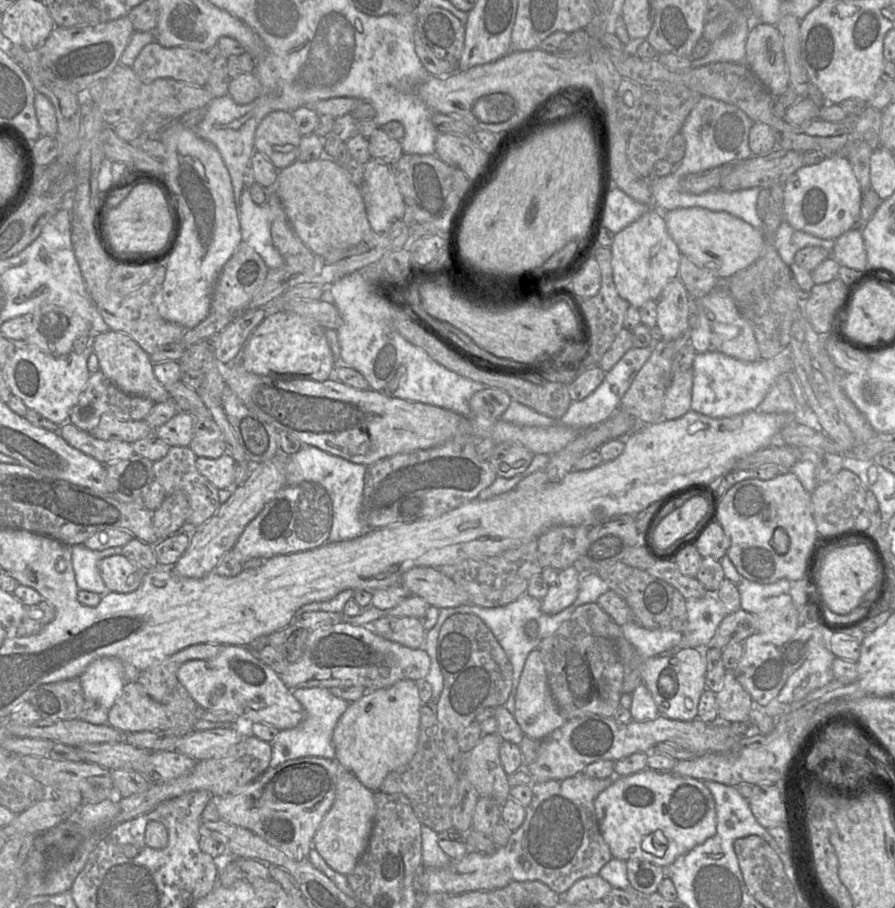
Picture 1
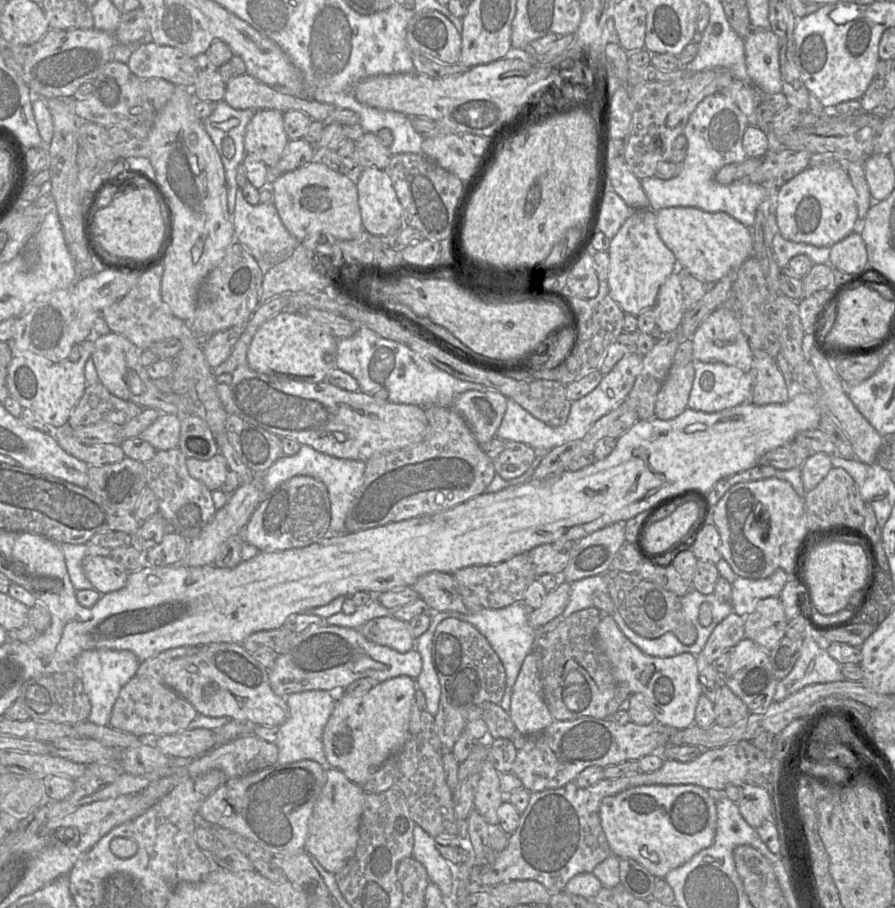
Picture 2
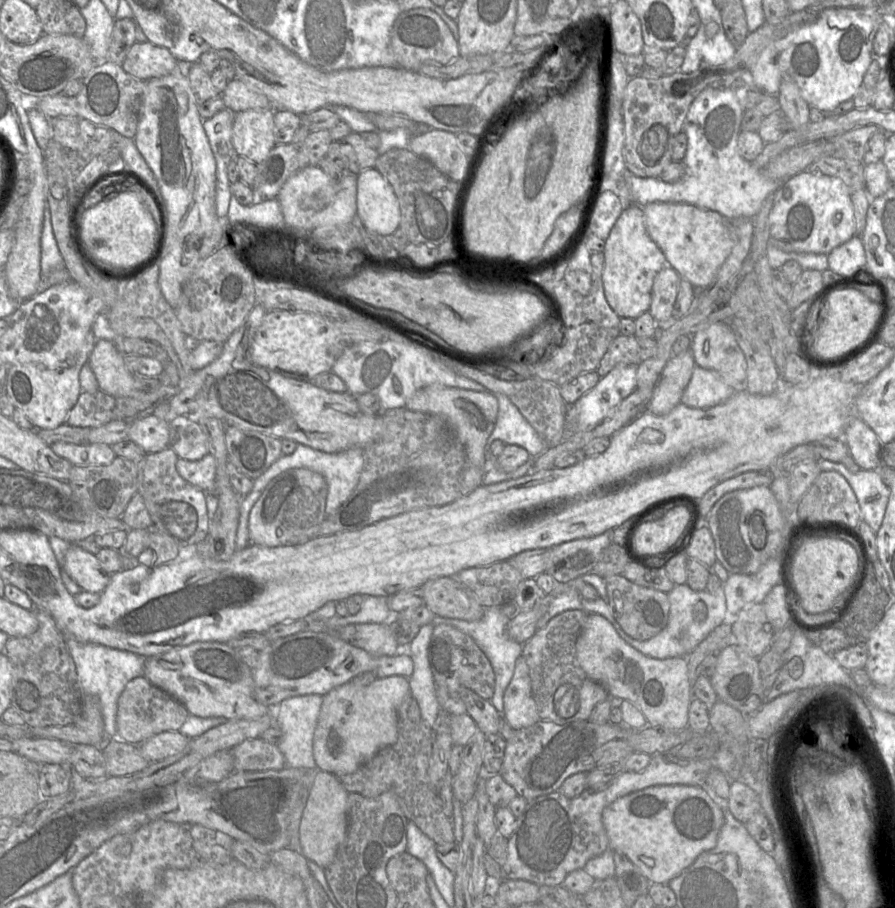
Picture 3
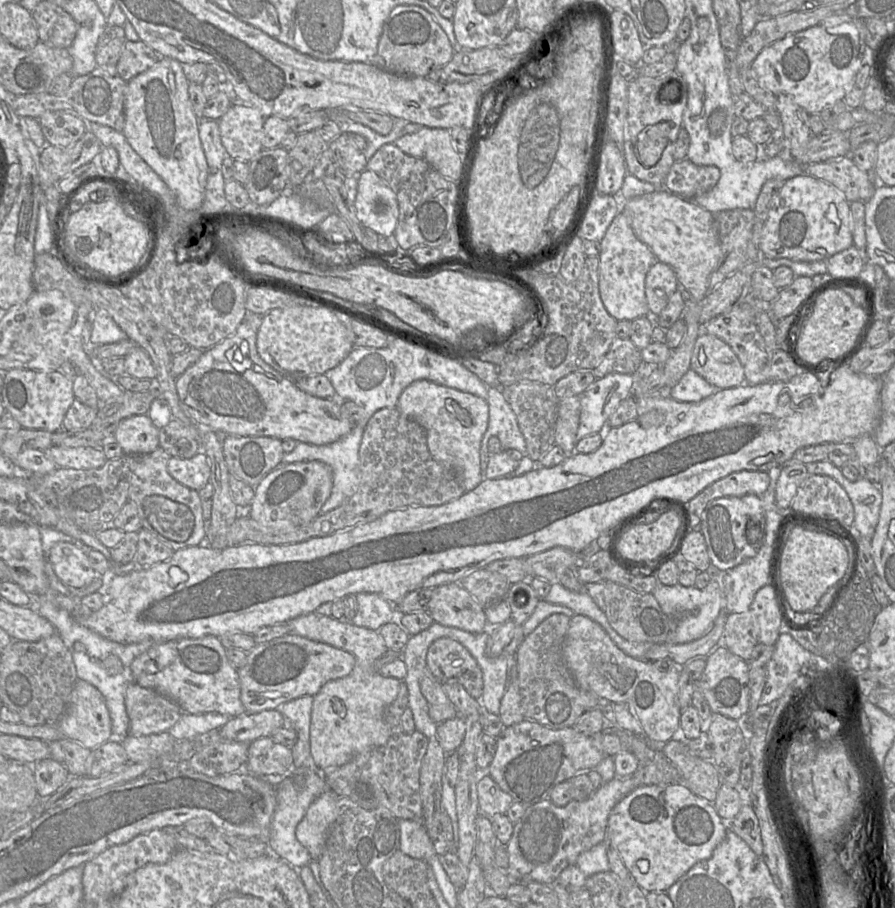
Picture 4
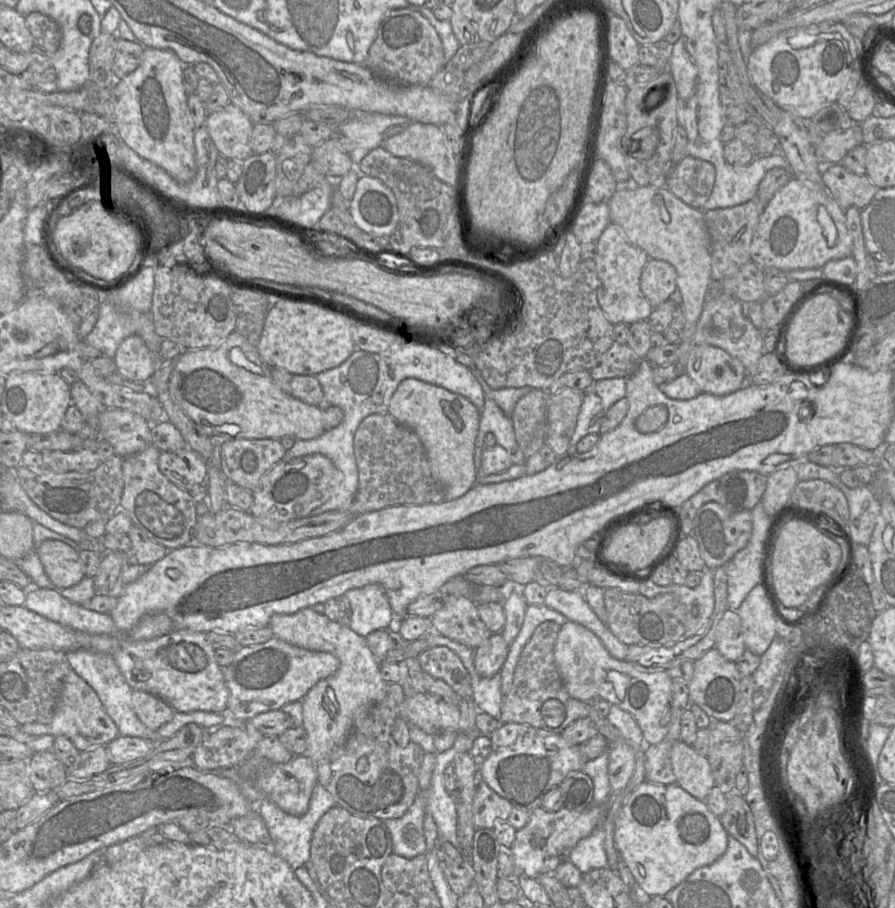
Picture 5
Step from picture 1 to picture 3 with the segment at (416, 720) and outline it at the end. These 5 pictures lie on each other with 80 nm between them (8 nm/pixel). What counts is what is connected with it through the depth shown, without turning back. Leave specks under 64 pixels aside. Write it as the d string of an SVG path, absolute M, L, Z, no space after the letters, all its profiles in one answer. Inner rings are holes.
M376 676L369 685L359 686L350 680L323 695L313 735L313 756L317 768L336 776L350 774L373 758L379 750L395 743L398 737L398 709L409 692L409 680L404 676Z

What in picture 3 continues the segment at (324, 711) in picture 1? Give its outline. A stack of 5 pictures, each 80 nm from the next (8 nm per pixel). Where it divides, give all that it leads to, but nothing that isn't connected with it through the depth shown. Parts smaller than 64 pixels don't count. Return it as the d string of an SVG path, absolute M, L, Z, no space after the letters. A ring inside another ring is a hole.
M305 694L284 699L272 710L275 725L282 731L282 740L278 744L284 755L286 767L313 768L317 767L313 756L313 735L316 728L323 696Z

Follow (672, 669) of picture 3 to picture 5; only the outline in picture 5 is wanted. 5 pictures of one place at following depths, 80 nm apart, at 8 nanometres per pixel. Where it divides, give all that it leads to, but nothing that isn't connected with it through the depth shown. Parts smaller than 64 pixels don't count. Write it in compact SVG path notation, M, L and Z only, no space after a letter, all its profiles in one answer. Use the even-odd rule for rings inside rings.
M566 621L560 628L554 646L554 660L572 698L581 701L601 698L629 712L640 727L645 744L655 745L664 739L671 718L672 686L672 679L666 671L644 672L626 660L614 658L591 630L572 621Z

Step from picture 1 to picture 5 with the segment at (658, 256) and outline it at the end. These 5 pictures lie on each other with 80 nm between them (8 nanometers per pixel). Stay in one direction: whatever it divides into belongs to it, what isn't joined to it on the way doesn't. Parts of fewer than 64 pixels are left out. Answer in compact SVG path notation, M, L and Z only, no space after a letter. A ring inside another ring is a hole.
M609 223L596 241L597 254L594 258L598 277L597 299L604 314L612 324L647 320L653 307L644 296L640 287L640 277L649 260L644 250L632 244L623 229Z

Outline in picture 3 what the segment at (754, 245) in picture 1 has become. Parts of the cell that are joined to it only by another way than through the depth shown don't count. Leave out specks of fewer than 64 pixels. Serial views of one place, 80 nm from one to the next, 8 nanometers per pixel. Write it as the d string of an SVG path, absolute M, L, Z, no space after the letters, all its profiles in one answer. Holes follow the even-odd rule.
M653 202L642 207L647 233L663 252L667 265L672 267L681 278L688 280L697 291L706 289L735 245L731 221L716 211L686 203Z

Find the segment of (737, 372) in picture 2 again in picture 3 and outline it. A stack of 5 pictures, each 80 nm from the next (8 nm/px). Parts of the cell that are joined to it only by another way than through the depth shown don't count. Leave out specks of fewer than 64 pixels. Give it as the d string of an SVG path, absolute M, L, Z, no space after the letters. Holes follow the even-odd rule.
M695 365L681 403L692 408L709 408L729 399L736 389L729 386L715 371Z

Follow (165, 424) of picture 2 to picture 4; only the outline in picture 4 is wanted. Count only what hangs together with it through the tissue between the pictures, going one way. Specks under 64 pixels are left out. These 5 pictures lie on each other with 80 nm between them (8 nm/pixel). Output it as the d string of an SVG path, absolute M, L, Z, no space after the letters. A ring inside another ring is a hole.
M147 414L131 416L118 424L114 438L125 456L148 454L159 447L159 428Z

